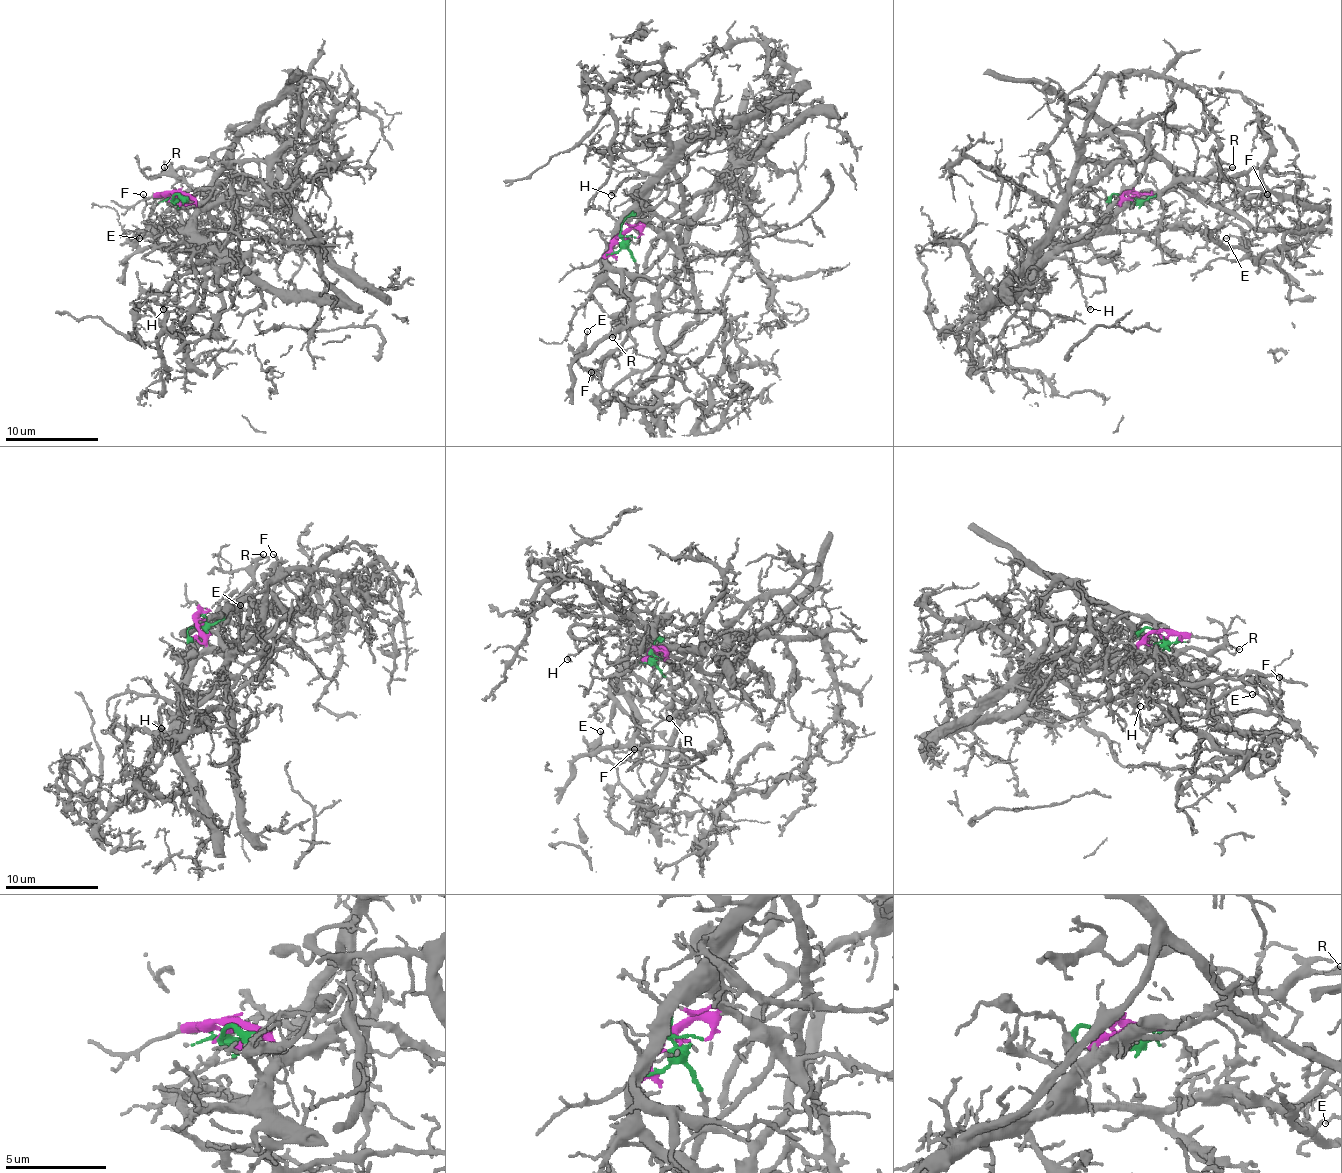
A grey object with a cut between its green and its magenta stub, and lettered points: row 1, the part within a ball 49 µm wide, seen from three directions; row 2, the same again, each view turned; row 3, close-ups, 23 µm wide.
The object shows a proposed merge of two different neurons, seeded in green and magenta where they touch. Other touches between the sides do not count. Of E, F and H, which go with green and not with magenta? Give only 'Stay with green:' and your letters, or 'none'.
Stay with green: E

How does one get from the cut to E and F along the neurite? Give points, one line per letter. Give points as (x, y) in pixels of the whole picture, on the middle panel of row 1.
E: (621, 235), (635, 270), (658, 290), (658, 369), (630, 393), (609, 393), (577, 360), (586, 330)
F: (621, 235), (644, 223), (635, 214), (621, 225), (605, 260), (630, 332), (598, 379), (591, 372)

